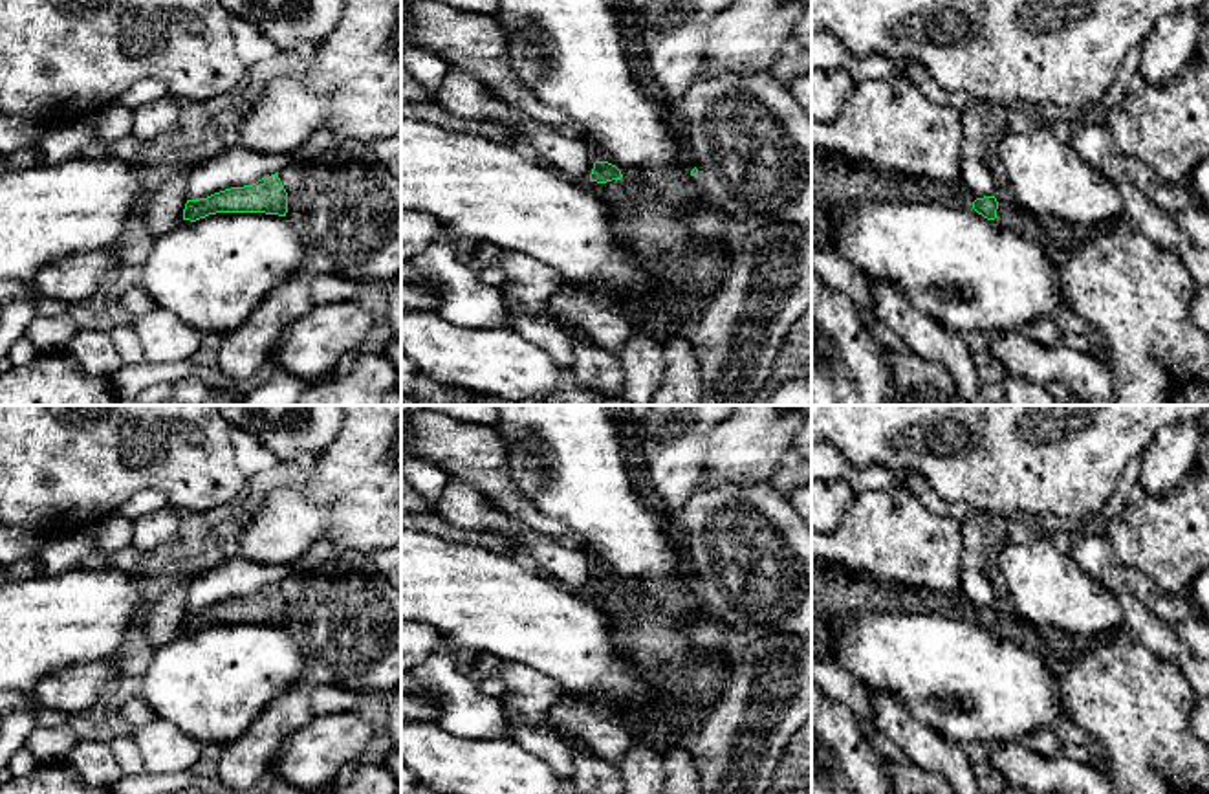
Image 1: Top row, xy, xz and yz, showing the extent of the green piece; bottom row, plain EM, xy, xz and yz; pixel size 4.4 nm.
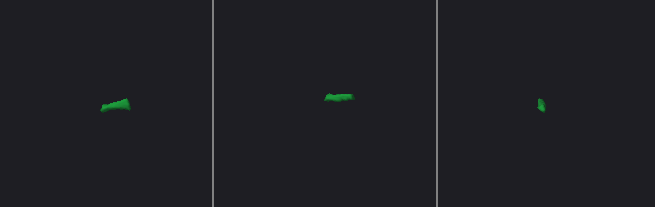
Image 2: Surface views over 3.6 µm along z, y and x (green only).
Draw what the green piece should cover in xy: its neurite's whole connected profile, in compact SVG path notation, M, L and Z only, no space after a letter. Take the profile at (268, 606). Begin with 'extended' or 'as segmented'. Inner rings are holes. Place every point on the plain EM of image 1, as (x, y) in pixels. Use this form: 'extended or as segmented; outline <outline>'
as segmented; outline M271 585L251 596L231 598L200 611L187 611L183 631L196 633L216 623L266 623L286 627L288 603L278 585Z

